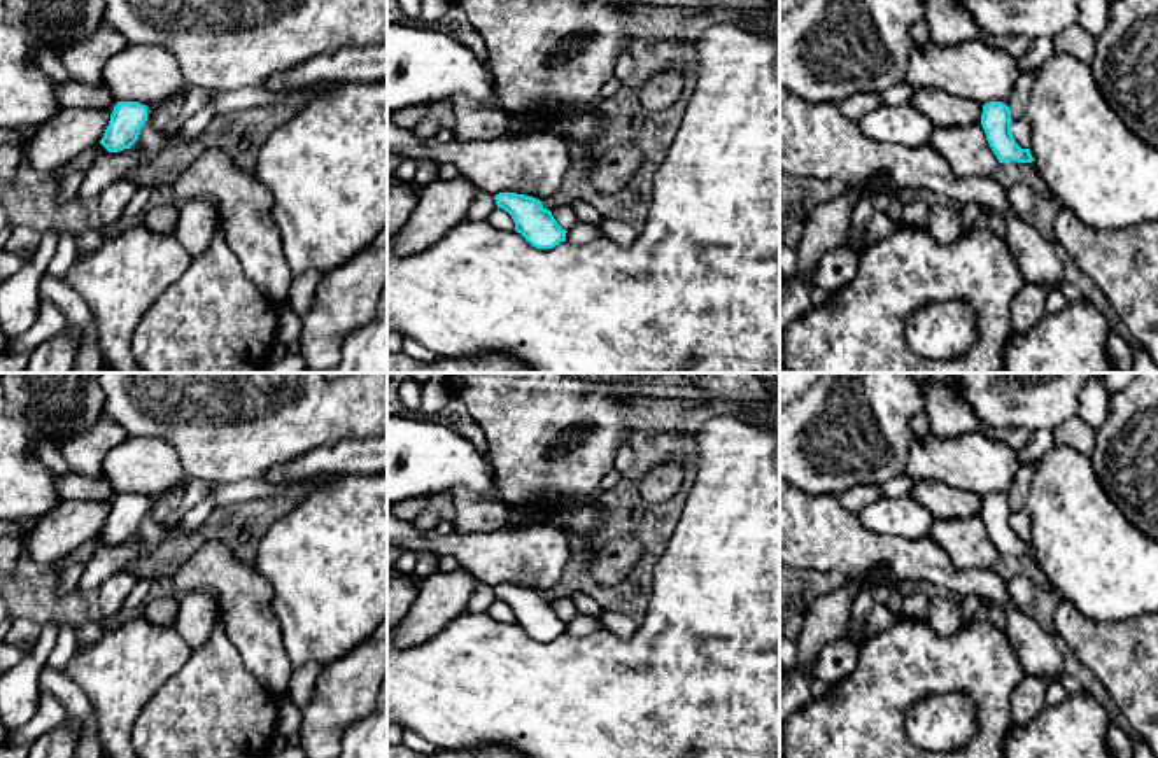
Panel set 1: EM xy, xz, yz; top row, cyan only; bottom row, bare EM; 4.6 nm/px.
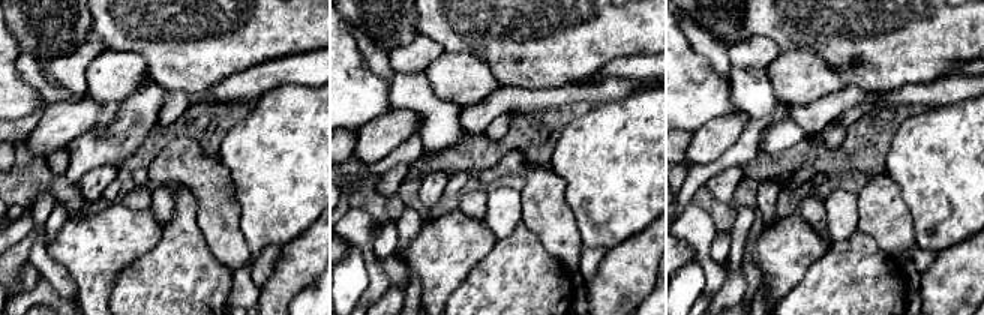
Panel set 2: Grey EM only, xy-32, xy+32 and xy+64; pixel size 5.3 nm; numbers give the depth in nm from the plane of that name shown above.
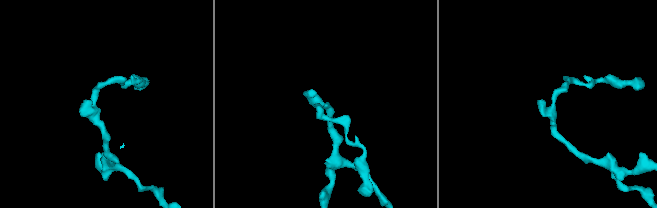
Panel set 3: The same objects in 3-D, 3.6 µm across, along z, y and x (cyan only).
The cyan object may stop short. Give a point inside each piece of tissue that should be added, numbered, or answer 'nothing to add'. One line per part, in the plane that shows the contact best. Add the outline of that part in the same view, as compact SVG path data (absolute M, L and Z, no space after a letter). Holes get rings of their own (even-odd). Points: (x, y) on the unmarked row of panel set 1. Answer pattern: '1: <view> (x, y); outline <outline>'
1: xy (72, 485); outline M68 471L63 476L56 476L56 488L61 499L95 499L114 502L117 495L103 471L100 471L96 478L88 478L77 471Z

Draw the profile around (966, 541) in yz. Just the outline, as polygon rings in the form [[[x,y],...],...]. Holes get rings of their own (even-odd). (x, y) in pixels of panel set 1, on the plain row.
[[[981,515],[969,518],[936,518],[929,537],[934,539],[960,571],[993,569],[999,557]]]

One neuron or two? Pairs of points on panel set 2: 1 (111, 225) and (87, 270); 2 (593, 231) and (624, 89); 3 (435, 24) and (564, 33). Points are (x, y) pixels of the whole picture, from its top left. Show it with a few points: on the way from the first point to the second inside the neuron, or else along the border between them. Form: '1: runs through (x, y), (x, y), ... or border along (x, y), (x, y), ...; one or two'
1: runs through (108, 236), (93, 251), (93, 260); one
2: border along (650, 86), (591, 107); two
3: runs through (467, 24), (533, 24); one

